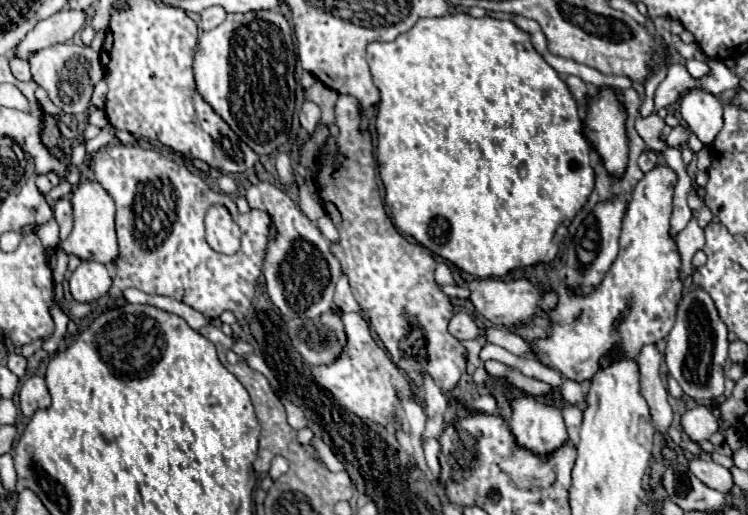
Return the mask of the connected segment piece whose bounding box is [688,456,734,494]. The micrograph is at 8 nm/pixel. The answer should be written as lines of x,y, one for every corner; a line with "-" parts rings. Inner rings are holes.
696,456
696,458
690,458
688,462
688,468
690,472
700,478
704,484
708,484
710,488
716,488
720,492
730,492
732,488
732,474
728,468
712,462
710,458
702,458
702,456

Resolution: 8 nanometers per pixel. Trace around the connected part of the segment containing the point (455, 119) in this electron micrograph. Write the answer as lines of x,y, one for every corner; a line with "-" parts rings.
456,12
440,18
420,18
406,34
400,34
392,42
370,42
366,52
374,84
380,90
376,114
376,158
394,226
434,254
478,278
502,278
516,268
528,268
538,262
554,260
558,254
558,244
566,236
572,218
588,202
594,188
594,170
590,166
590,146
582,134
578,104
558,72
534,50
530,34
520,30
512,20
498,20
490,16
472,18
470,14

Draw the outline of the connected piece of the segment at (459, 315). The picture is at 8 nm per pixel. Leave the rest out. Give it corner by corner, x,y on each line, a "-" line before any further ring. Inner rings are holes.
454,312
454,316
448,322
448,330
458,340
472,340
472,338
476,338
480,334
474,320
464,312

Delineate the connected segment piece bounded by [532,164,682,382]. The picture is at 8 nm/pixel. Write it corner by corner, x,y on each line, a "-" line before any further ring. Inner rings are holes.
666,164
652,168
636,184
622,220
618,258
592,294
572,296
564,282
554,288
558,294
558,308
550,312
550,336
532,344
536,358
544,366
558,370
568,380
584,382
598,372
600,358
614,346
618,346
628,358
636,358
644,344
656,344
668,336
682,298
682,280
678,276
680,254
668,232
676,184
678,174
-
624,308
630,308
630,314
620,328
614,328
614,320

